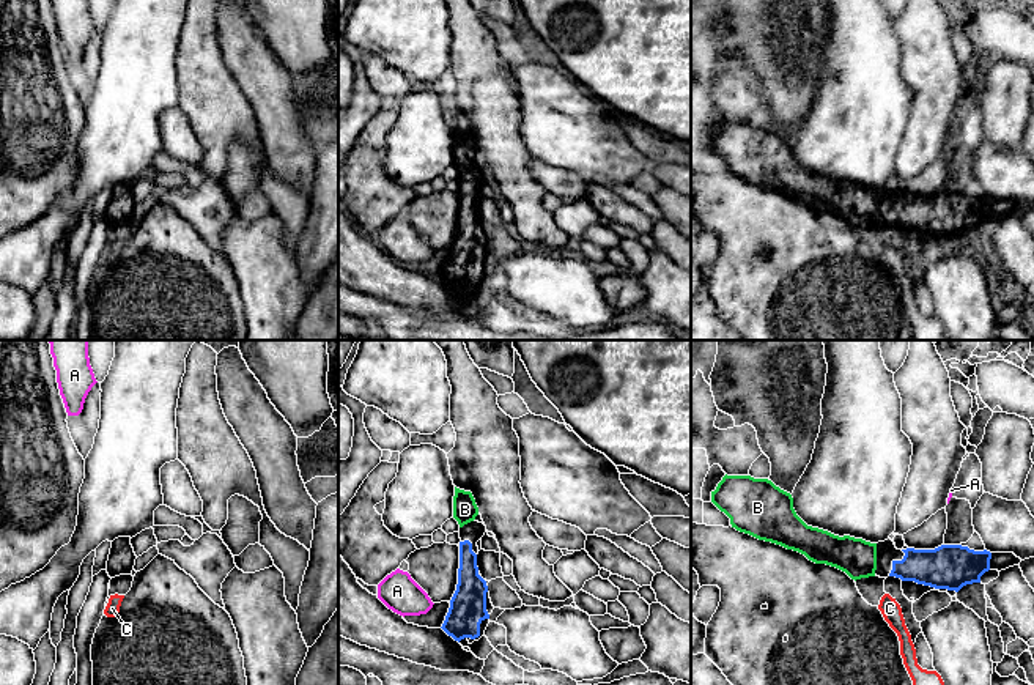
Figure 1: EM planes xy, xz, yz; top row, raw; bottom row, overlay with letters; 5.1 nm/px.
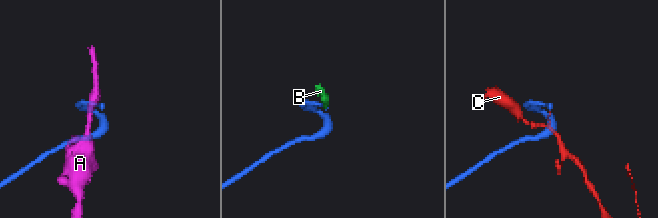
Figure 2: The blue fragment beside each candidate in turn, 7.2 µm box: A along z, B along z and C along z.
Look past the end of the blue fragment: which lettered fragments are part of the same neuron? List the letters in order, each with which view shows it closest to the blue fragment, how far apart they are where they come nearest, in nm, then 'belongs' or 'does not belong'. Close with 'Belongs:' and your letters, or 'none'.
A: nearest in xz; 80 nm apart; does not belong
B: nearest in xz; 70 nm apart; belongs
C: nearest in yz; 100 nm apart; does not belong
Belongs: B

